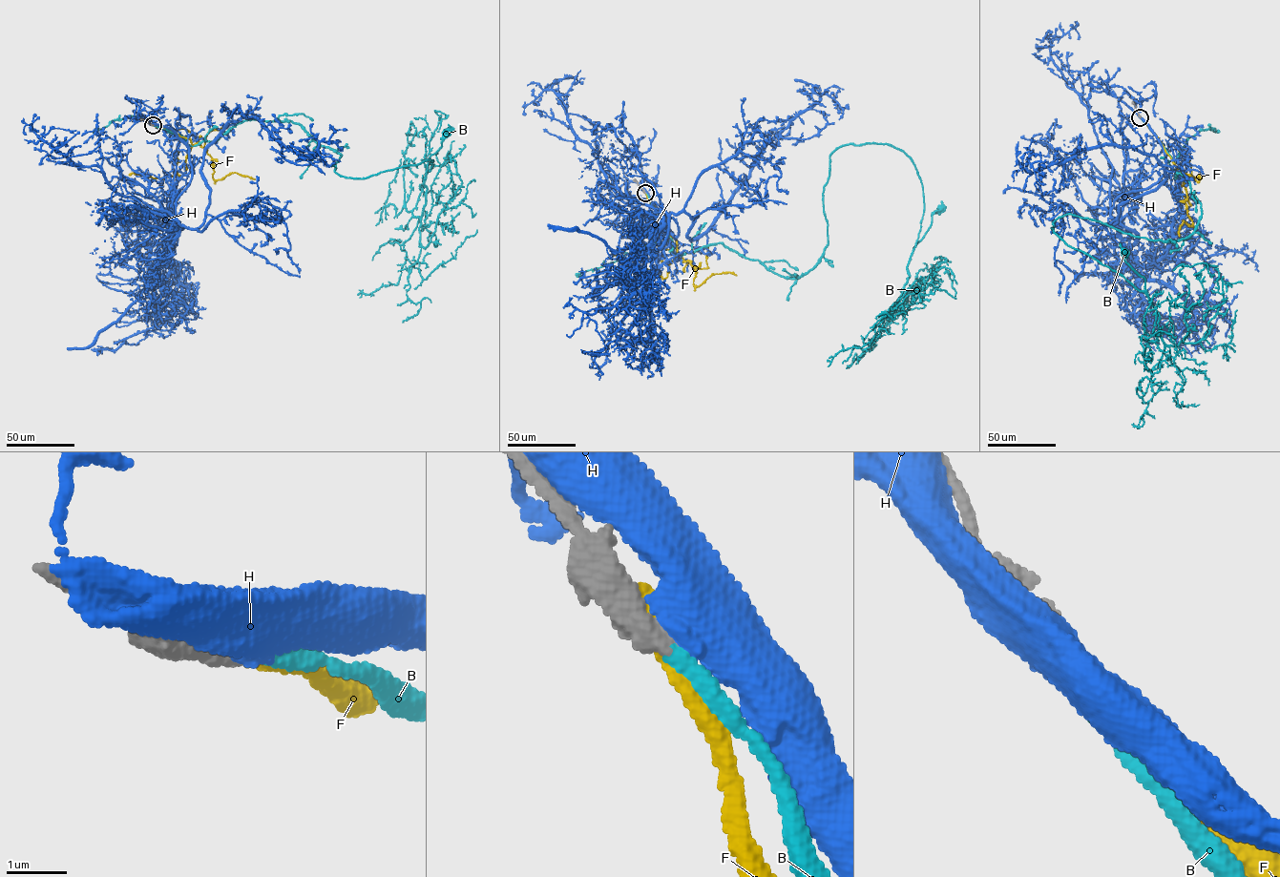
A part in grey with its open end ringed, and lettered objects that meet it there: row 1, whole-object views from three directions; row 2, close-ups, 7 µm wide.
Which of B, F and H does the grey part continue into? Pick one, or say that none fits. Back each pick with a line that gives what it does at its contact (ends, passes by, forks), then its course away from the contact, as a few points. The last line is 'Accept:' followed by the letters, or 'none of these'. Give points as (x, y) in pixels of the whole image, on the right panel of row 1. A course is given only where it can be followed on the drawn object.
B: it ends; course (1141, 117), (1201, 204), (1192, 233), (1148, 240), (1067, 214), (1051, 229), (1146, 293), (1122, 251)
Accept: B

